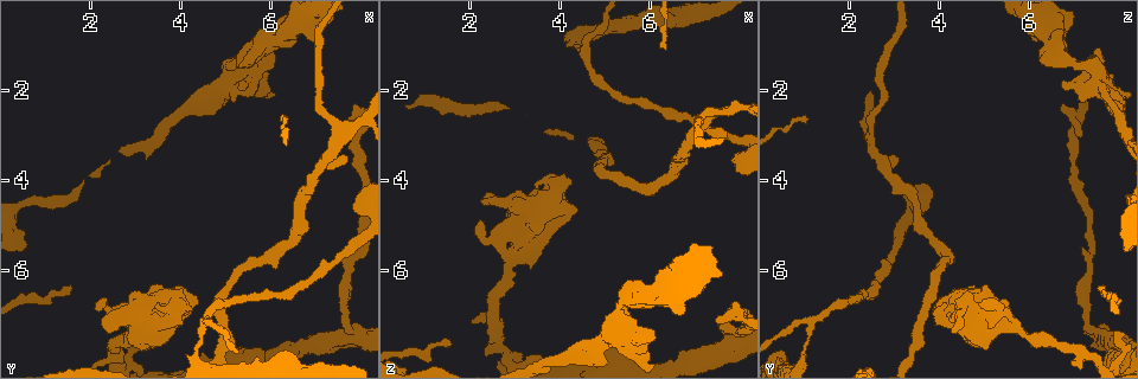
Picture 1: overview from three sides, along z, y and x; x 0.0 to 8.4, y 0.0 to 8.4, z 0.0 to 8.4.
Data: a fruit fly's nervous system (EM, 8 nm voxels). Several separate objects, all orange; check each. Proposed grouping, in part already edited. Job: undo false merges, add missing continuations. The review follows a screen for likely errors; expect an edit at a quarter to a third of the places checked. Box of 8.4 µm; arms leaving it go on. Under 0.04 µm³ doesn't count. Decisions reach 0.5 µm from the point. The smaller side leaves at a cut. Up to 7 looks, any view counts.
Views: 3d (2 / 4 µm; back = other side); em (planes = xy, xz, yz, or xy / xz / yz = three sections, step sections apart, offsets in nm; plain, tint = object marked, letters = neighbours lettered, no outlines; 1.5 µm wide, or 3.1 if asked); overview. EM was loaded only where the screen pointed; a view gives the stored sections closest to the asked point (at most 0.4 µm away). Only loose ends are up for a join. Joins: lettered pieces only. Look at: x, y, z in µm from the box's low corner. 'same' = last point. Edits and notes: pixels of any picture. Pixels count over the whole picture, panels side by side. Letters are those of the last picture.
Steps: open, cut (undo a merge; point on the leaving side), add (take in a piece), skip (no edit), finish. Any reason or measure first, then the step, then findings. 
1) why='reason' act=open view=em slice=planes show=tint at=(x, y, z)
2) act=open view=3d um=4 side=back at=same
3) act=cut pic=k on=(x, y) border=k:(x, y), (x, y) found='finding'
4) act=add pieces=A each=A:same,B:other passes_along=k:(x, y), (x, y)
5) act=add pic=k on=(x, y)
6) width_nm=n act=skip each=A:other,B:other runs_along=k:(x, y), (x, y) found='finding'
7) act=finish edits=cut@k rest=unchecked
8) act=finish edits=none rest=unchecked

why='free end' act=open view=3d um=4 side=back at=(5.95, 1.10, 7.60)

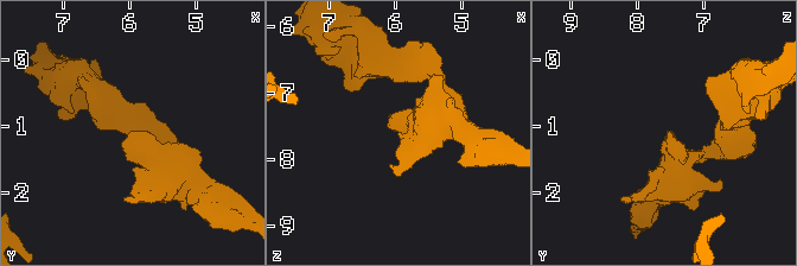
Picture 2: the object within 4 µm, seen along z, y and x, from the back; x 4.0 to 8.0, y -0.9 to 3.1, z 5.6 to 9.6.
why='now the EM' act=open view=em slice=planes show=letters at=(5.95, 1.10, 7.55)

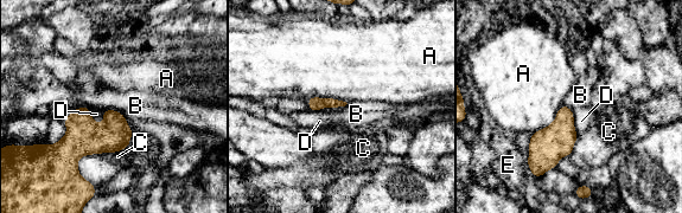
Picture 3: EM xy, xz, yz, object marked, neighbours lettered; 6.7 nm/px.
longest_contact=A:280nm act=skip each=A:other,B:other,C:other,D:other,E:other border=3:(348, 103), (319, 109) found='none of them fits'

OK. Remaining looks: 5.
why='abrupt turn' act=open view=em slice=planes show=plain at=(7.70, 7.35, 7.60)

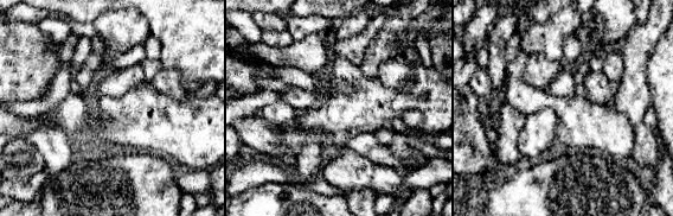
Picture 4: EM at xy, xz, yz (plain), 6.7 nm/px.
why='see the neighbours' act=open view=em slice=planes show=letters at=same

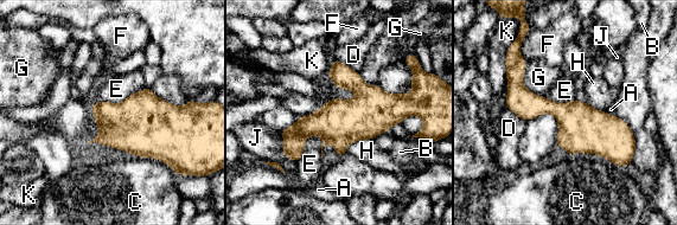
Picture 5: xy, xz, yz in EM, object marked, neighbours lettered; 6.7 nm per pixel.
act=skip each=A:other,B:other,C:other,D:other,E:other,F:other,G:other,H:other,J:other,K:other runs_along=5:(509, 72), (535, 105), (627, 149) found='continuous, no second neuron'

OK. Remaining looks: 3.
why='a fork' act=open view=em slice=planes show=letters at=(4.65, 7.00, 1.25)

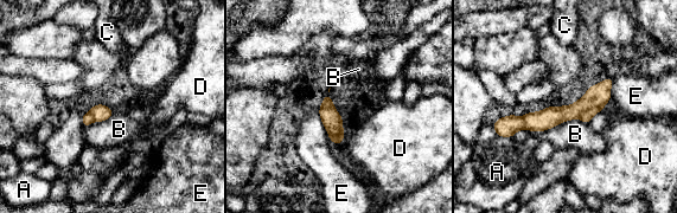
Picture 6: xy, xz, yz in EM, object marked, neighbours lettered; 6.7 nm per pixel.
width_nm=130 act=cut pic=6 on=(596, 96) each=A:other,B:other,C:other,D:other,E:other border=6:(601, 108), (589, 108), (579, 117) found='a second neuron is stuck on'

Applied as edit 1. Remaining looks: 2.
act=finish edits=cut@6 rest=unchecked

